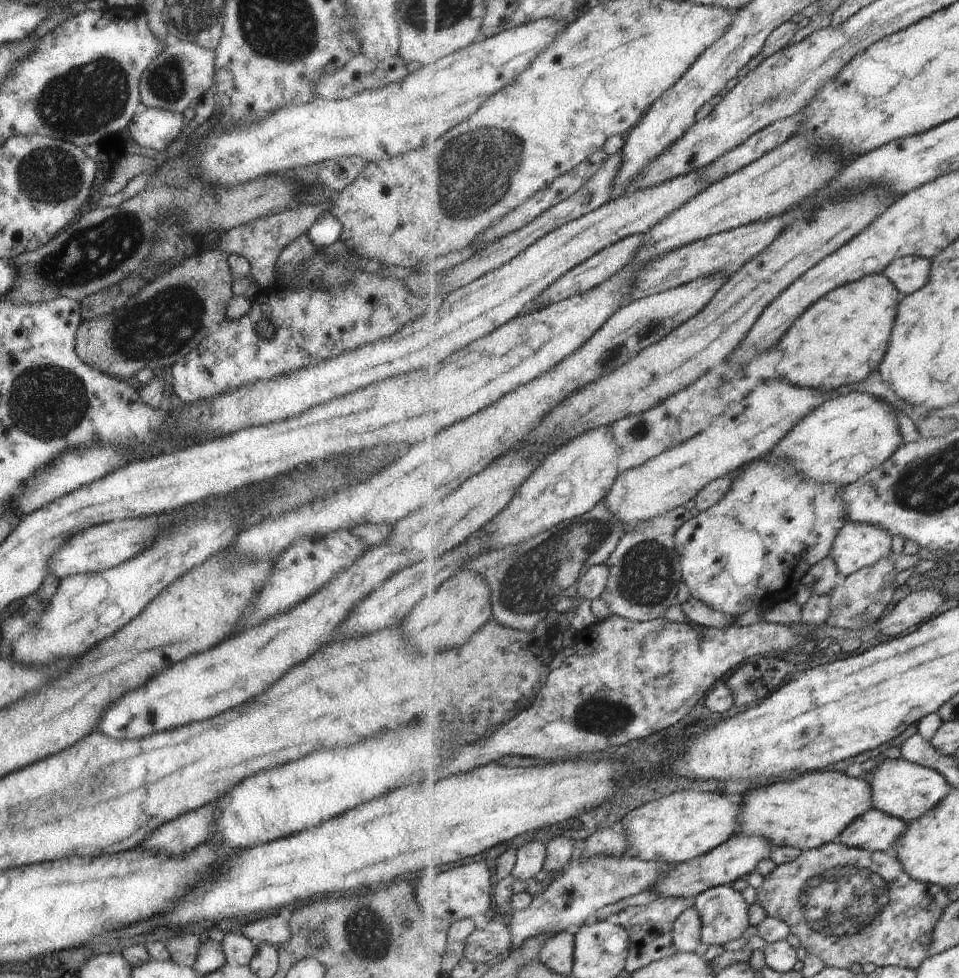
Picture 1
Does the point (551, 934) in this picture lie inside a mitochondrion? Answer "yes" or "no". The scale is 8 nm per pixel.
no

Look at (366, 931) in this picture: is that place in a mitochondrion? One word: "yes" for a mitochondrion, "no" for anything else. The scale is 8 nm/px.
yes

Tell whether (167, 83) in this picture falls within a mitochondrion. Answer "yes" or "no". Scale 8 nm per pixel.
yes

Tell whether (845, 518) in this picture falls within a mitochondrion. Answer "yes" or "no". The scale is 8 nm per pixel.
no

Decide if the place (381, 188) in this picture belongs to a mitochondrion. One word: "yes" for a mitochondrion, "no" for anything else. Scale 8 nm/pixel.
no

